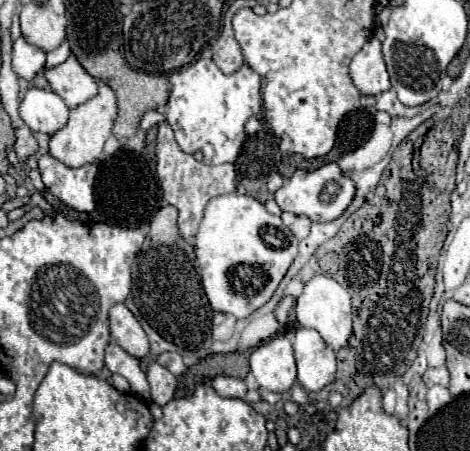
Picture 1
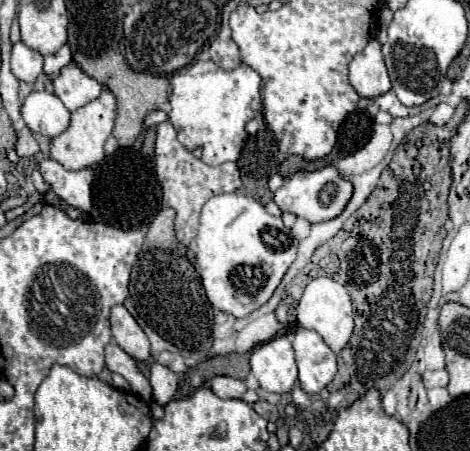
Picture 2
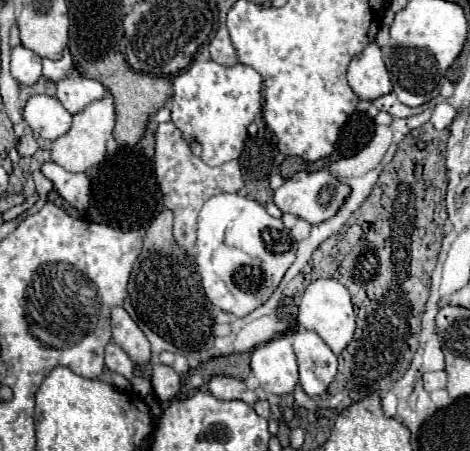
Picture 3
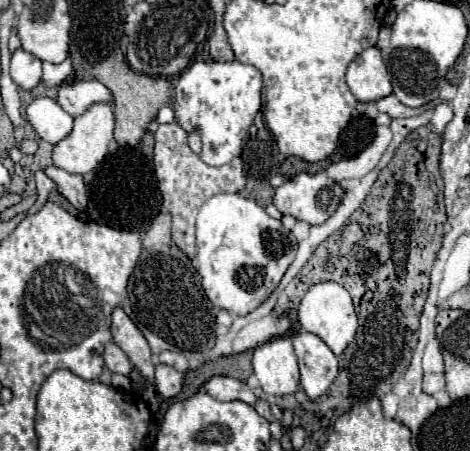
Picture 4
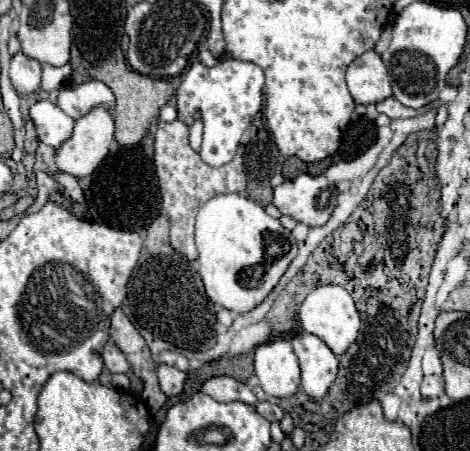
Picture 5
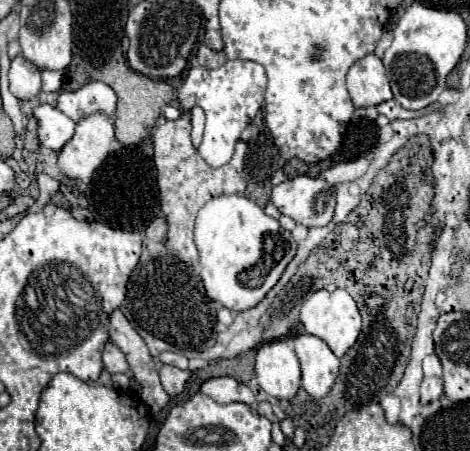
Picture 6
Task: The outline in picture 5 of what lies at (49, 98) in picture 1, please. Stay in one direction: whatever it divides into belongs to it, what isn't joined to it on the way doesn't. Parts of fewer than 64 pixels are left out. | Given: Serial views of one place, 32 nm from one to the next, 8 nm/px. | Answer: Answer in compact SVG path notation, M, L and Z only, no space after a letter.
M36 102L30 108L30 118L36 124L40 142L44 142L46 146L58 148L72 136L74 120L60 112L60 108L52 102Z

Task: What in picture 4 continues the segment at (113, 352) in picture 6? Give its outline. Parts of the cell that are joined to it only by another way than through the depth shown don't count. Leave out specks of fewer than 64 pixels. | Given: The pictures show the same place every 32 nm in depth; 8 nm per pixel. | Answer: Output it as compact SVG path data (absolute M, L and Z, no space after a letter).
M108 342L106 344L106 350L104 350L104 364L110 372L118 372L118 374L124 374L128 376L132 372L132 364L130 360L126 358L126 354L114 344L114 342Z

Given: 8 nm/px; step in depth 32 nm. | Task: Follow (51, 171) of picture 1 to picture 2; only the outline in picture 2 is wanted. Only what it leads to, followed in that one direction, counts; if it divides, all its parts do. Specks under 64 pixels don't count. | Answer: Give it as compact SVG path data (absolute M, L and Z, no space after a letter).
M42 160L40 172L52 190L70 206L88 212L92 208L90 188L92 188L92 170L84 168L80 172L70 172L56 160Z

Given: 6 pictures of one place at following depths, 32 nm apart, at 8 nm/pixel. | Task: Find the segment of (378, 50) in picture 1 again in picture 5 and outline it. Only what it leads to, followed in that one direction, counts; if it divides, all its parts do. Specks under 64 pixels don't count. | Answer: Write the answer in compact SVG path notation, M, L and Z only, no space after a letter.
M374 50L366 52L350 64L346 72L346 84L354 102L362 106L376 104L392 96L388 70Z

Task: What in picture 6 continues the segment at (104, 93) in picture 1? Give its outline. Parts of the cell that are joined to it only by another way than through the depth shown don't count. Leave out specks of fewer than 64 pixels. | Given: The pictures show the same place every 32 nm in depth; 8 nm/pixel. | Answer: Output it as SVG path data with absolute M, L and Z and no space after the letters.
M90 116L88 120L82 120L80 124L76 124L74 138L58 154L58 166L70 180L74 180L78 184L88 184L94 170L110 154L110 144L112 142L114 142L114 124L112 124L112 120L108 120L108 116Z

